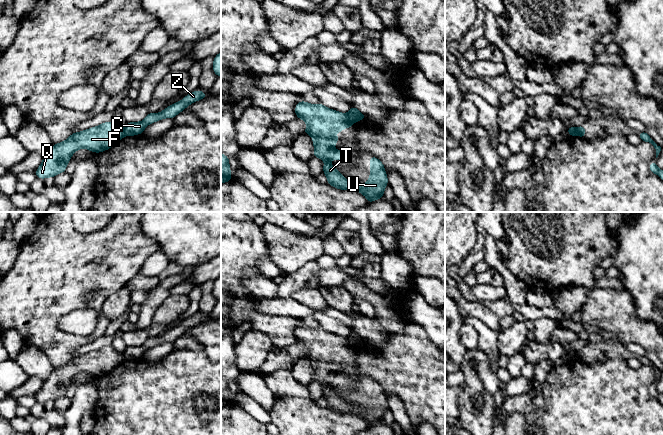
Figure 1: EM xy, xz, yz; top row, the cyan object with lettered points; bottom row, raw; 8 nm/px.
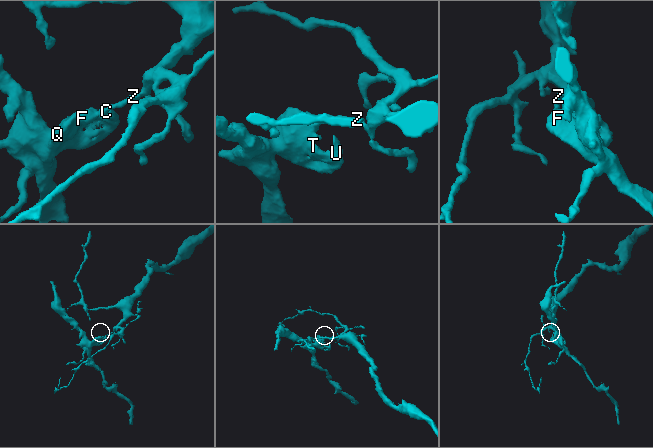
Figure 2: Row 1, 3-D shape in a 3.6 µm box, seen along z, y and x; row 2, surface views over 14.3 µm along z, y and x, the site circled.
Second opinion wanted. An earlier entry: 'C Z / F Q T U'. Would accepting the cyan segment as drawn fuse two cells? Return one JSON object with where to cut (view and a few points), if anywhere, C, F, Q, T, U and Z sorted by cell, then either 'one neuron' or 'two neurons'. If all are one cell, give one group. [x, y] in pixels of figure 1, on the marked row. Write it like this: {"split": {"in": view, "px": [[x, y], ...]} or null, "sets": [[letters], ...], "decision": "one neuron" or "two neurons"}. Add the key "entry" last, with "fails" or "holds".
{"split": {"in": "xz", "px": [[346, 114], [351, 122]]}, "sets": [["C", "Z"], ["F", "Q", "T", "U"]], "decision": "two neurons", "entry": "holds"}

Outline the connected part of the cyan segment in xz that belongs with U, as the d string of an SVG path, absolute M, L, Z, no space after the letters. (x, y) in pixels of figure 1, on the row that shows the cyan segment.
M300 101L295 106L296 118L304 120L307 128L303 133L310 135L313 139L314 154L323 160L323 173L327 176L327 183L340 190L352 190L363 194L368 203L383 198L383 193L388 185L388 178L383 163L371 155L370 176L367 182L362 182L363 186L352 186L350 182L328 161L345 160L347 154L345 150L334 150L339 138L335 134L338 130L340 135L343 128L351 128L353 125L348 120L347 114L332 110L320 103L309 104Z

